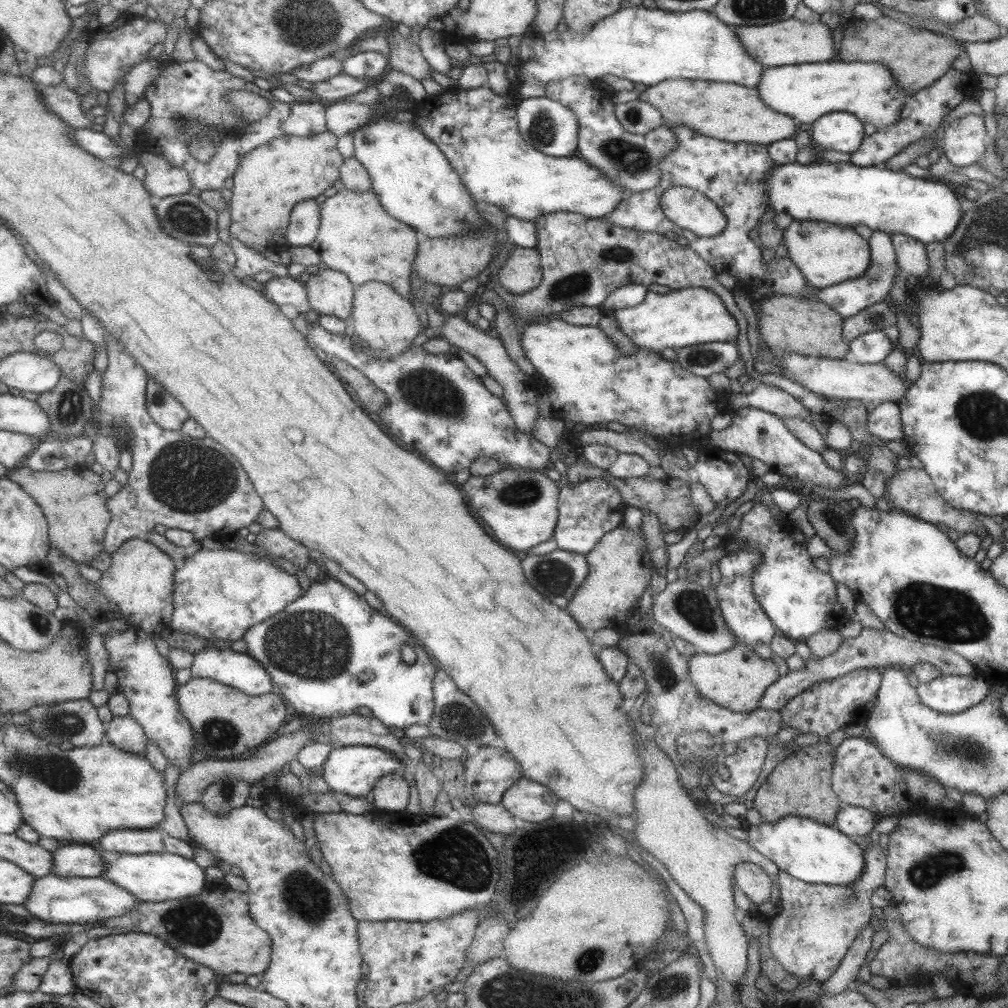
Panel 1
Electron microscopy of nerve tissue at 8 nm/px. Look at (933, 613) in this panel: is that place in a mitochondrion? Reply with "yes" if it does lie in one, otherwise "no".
yes

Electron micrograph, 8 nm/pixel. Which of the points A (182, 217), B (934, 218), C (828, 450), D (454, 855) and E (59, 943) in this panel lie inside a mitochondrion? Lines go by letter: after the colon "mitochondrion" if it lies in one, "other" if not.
A: mitochondrion
B: other
C: other
D: mitochondrion
E: other

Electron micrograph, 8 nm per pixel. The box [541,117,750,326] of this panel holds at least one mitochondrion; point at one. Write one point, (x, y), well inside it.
(624, 156)

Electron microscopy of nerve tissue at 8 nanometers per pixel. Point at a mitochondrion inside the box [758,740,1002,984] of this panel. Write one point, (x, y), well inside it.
(933, 868)

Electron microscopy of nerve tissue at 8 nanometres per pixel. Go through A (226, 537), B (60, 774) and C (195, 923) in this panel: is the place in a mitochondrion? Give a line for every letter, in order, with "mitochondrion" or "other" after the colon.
A: other
B: mitochondrion
C: mitochondrion

